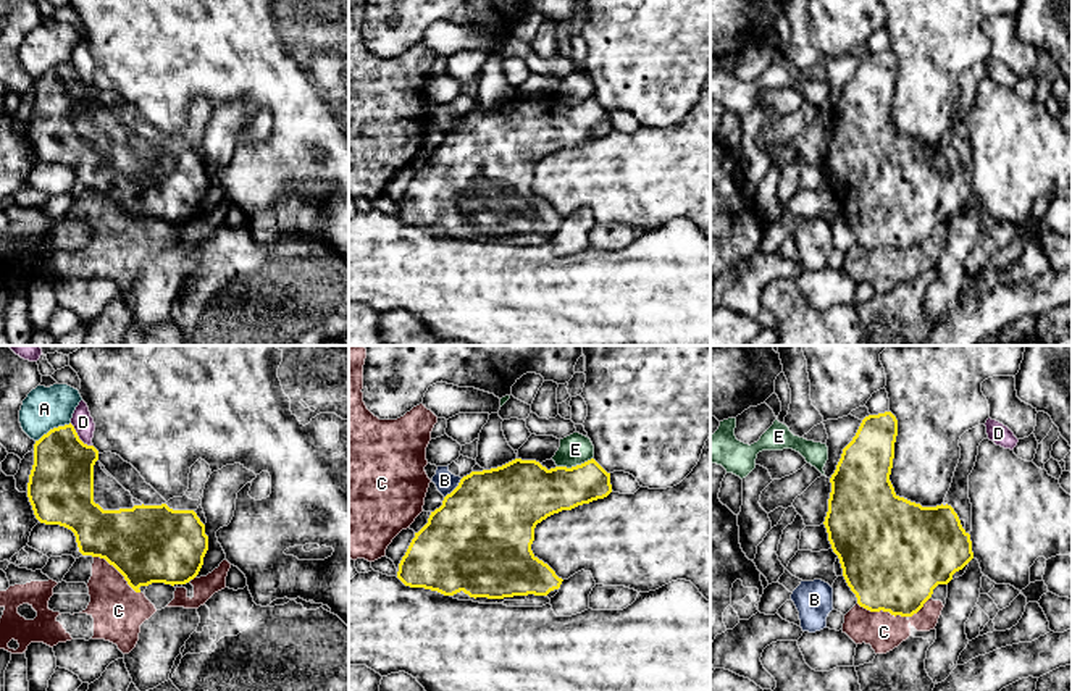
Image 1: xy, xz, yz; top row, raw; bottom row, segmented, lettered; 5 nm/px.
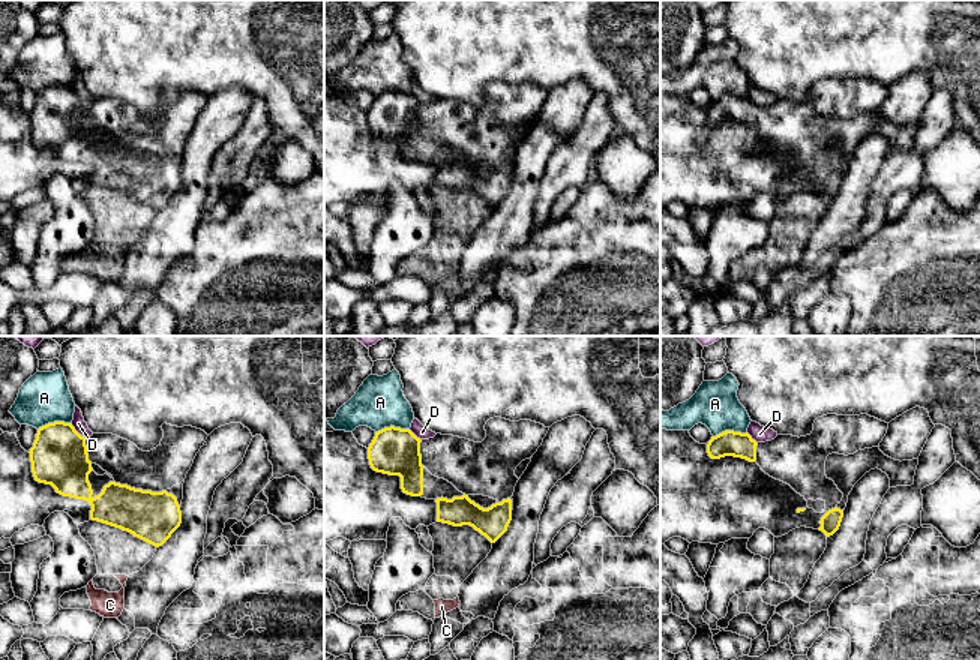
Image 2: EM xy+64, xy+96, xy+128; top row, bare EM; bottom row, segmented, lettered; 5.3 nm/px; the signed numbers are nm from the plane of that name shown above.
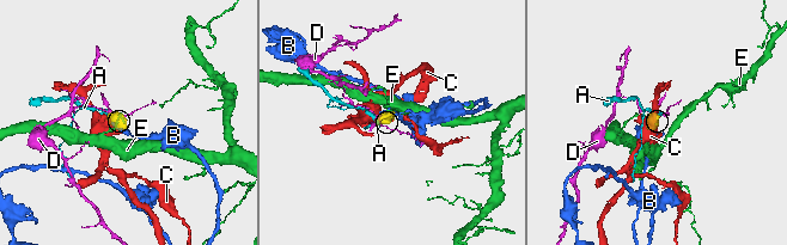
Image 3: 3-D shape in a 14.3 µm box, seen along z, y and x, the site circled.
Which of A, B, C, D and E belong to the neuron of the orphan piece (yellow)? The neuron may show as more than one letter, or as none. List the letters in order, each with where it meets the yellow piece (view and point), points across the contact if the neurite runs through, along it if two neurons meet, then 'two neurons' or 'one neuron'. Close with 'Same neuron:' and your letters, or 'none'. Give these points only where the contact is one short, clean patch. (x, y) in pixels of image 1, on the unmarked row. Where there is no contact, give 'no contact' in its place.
A: meets yellow in xy at (54, 67); border along xy (70, 60), (50, 67), (36, 79); two neurons
B: meets yellow in xz at (456, 126); two neurons
C: meets yellow in xy at (118, 209); two neurons
D: meets yellow in xy at (78, 76); two neurons
E: meets yellow in xz at (577, 104); two neurons
Same neuron: none

